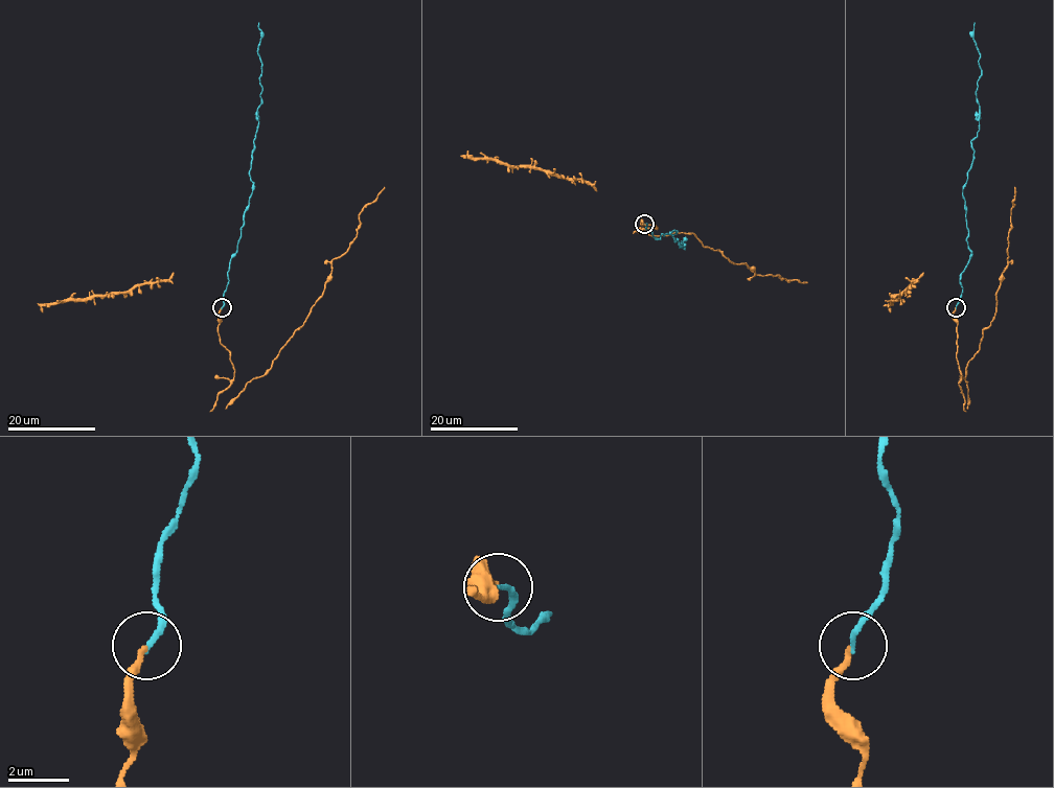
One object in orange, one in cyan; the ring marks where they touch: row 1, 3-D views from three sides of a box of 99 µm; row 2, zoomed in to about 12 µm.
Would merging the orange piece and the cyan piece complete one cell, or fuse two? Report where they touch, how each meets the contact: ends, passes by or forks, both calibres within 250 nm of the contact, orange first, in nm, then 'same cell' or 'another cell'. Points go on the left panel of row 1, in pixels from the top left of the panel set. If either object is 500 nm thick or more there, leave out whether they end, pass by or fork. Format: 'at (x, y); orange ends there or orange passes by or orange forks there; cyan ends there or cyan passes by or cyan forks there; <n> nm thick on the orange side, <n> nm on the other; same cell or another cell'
at (222, 307); orange ends there; cyan ends there; 180 nm thick on the orange side, 180 nm on the other; same cell

